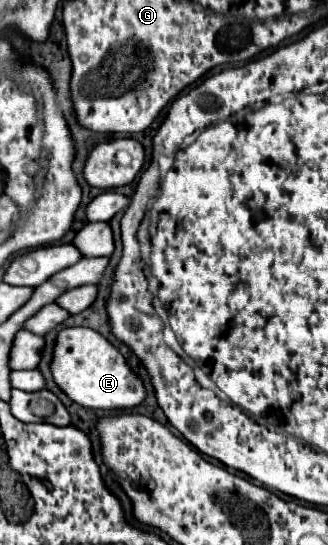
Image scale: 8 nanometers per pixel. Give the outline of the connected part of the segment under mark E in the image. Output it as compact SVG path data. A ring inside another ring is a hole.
M63 328L57 338L55 338L55 346L53 346L53 360L49 364L51 374L55 384L79 406L83 408L95 408L95 410L125 410L125 408L133 408L137 404L143 402L145 398L145 388L141 384L141 380L131 372L131 368L127 366L125 358L119 354L119 350L107 342L99 332L91 330L91 328Z

